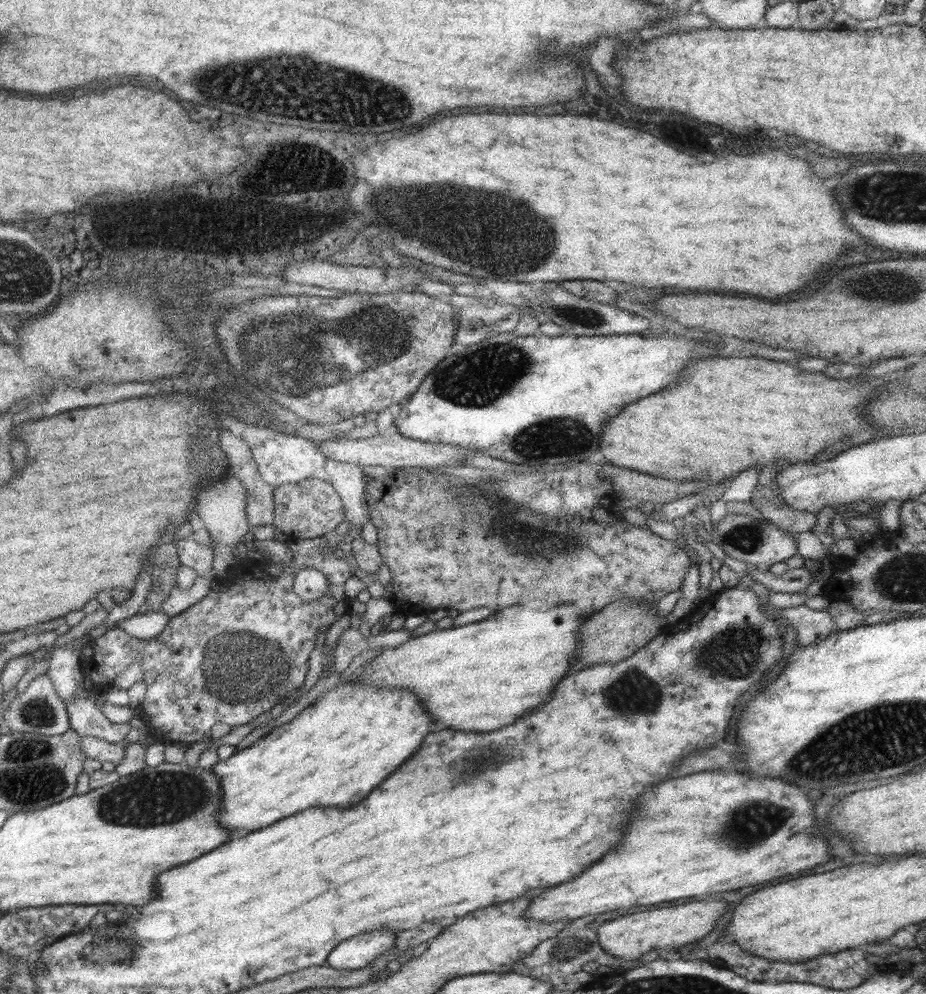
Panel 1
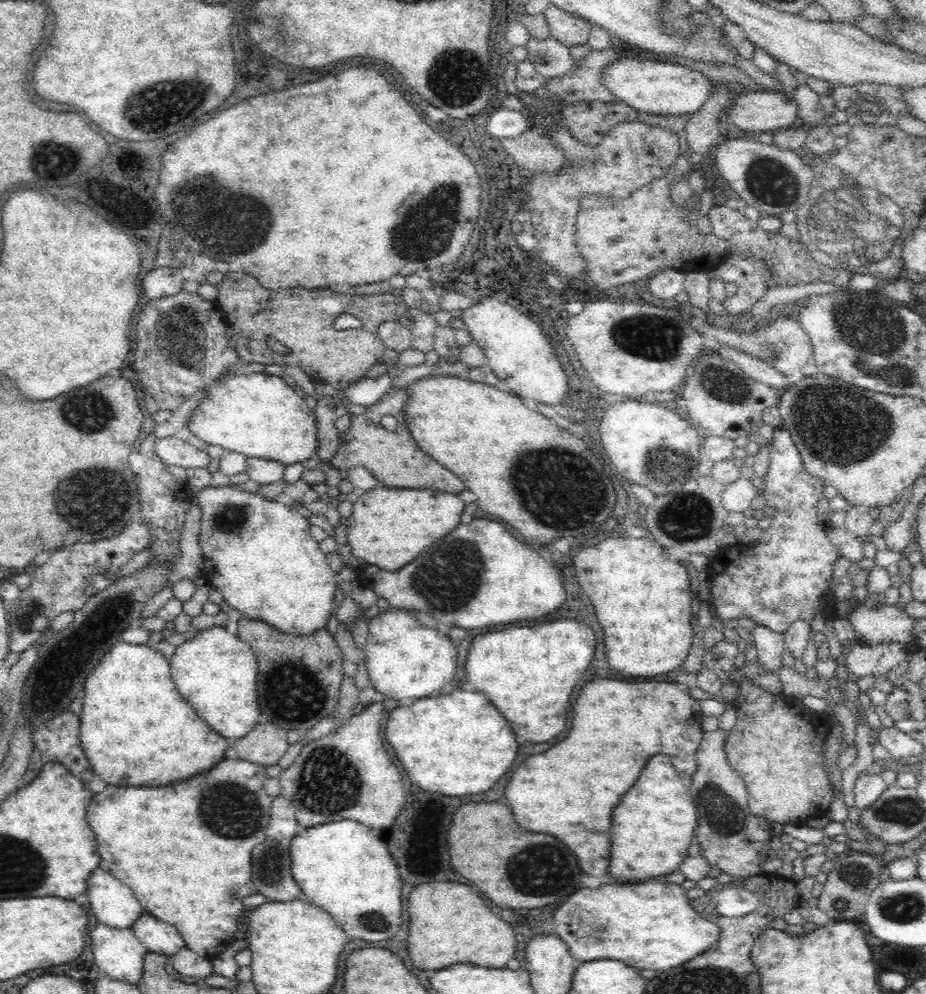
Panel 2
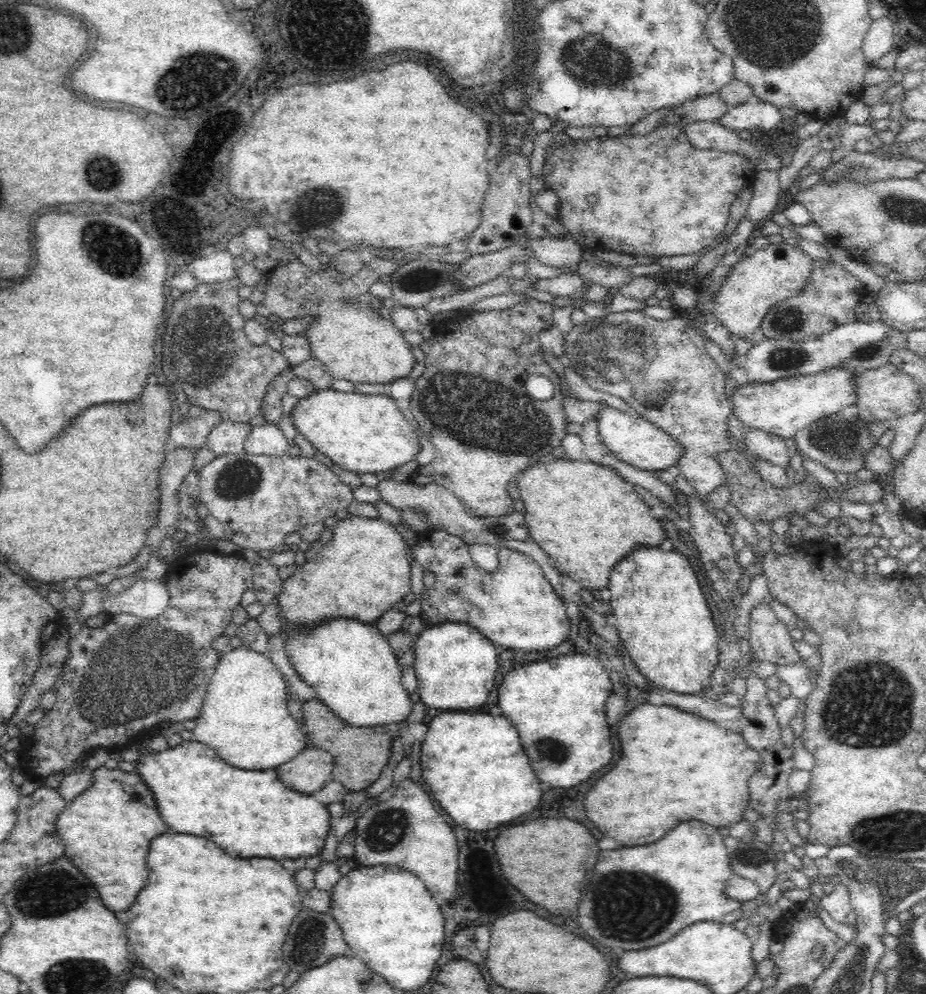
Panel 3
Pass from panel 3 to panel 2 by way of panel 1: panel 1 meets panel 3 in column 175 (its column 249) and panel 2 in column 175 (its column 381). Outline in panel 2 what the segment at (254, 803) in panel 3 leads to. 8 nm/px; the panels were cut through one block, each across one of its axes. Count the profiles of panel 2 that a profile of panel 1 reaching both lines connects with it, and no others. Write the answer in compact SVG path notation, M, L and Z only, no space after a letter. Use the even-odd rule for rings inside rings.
M120 639L92 668L84 682L80 714L79 742L90 769L108 784L116 786L168 786L208 772L218 765L231 749L219 732L192 710L171 679L169 659L154 645L131 644Z

